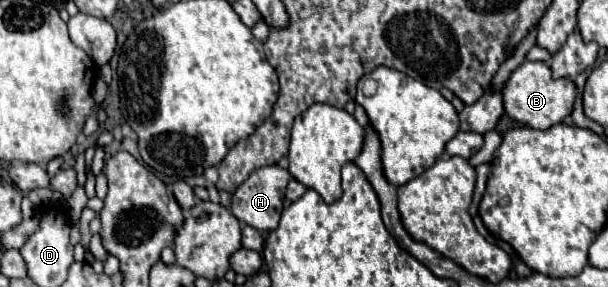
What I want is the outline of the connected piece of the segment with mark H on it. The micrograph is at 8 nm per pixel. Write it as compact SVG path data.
M264 166L264 168L254 170L248 176L248 180L244 180L238 186L238 190L234 192L232 206L230 206L232 214L240 222L244 222L244 224L248 224L248 226L252 226L252 228L256 228L260 232L274 230L278 226L278 222L280 222L282 202L284 202L284 194L286 194L288 180L290 180L290 172L288 170L282 170L280 166Z

